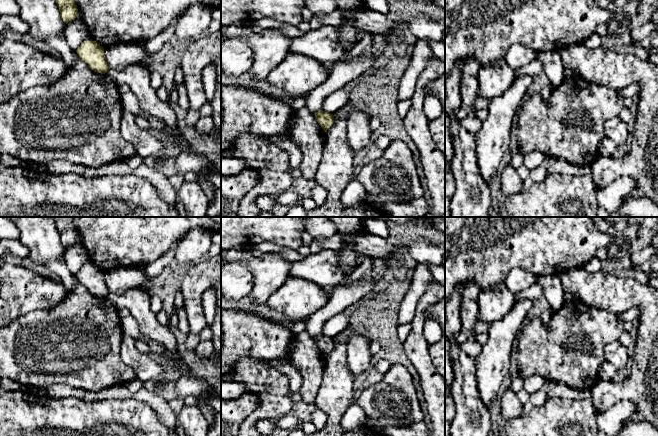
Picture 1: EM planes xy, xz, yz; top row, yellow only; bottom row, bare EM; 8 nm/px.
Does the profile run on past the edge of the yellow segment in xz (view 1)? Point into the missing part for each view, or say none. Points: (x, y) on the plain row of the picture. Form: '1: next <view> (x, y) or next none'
1: next none

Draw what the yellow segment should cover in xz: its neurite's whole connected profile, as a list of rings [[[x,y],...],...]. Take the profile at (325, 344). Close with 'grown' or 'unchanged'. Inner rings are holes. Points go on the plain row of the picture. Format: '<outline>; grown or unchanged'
[[[323,334],[315,336],[315,340],[324,355],[327,355],[334,347],[334,339]]]; unchanged

